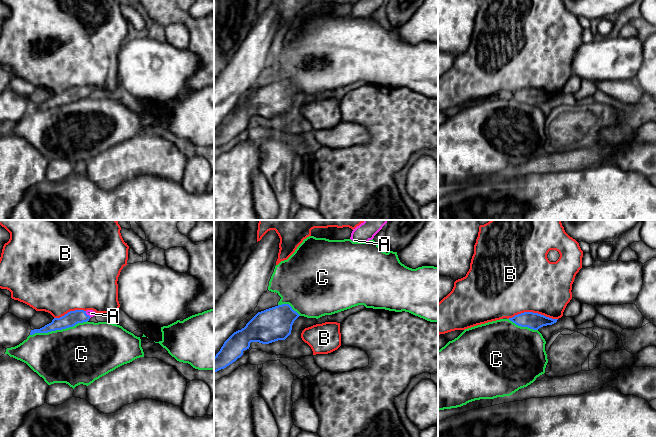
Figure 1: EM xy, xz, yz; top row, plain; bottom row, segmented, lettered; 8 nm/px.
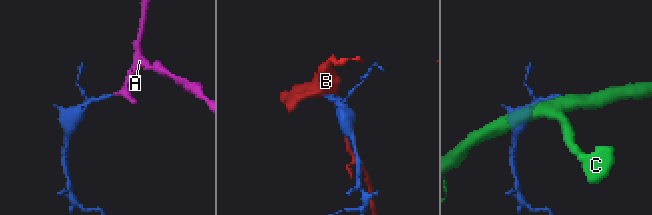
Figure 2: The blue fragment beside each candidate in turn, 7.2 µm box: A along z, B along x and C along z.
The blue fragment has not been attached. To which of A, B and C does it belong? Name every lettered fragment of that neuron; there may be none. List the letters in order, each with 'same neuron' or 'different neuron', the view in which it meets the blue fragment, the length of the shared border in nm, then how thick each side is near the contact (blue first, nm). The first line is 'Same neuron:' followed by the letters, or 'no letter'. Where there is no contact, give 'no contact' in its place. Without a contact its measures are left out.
Same neuron: A
A: same neuron | xy | 70 nm | 120/60 nm
B: different neuron | yz | 400 nm | 130/480 nm
C: different neuron | xy | 480 nm | 120/460 nm

